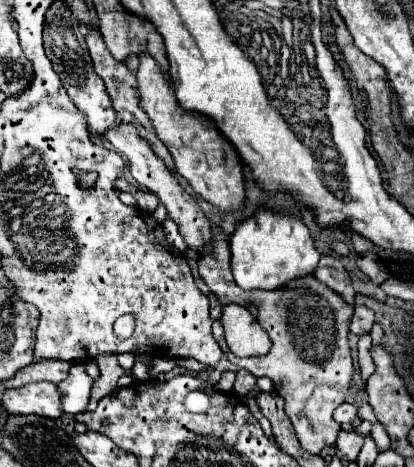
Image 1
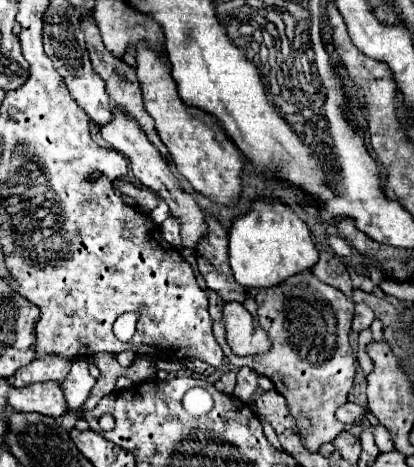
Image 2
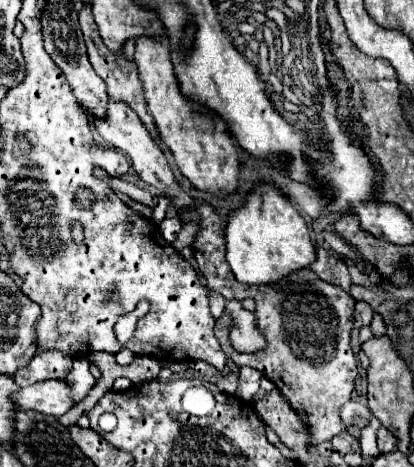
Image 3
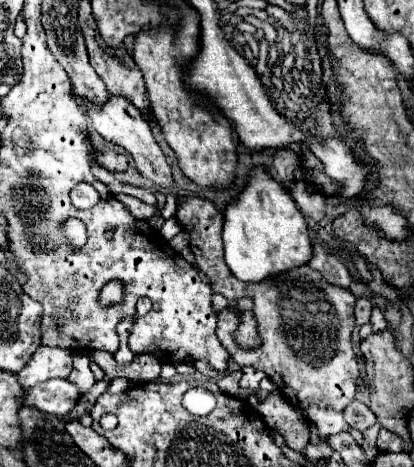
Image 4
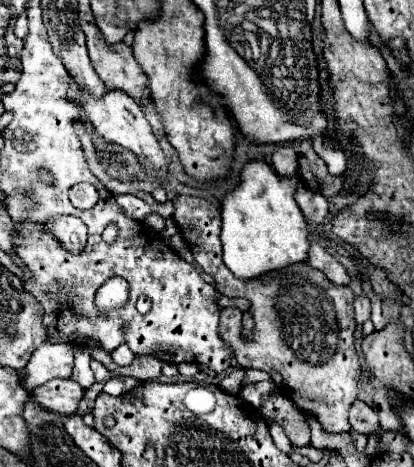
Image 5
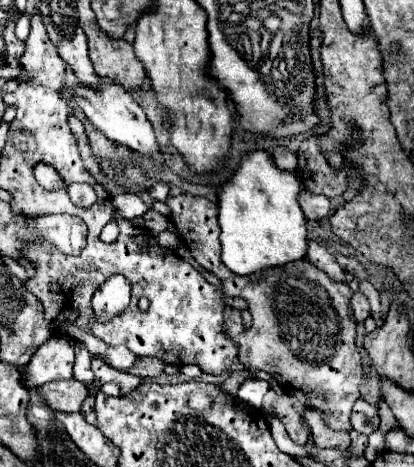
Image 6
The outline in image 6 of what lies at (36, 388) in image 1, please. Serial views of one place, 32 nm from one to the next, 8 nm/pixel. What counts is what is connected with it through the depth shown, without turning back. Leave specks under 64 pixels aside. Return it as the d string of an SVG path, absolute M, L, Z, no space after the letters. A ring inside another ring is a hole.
M56 380L40 386L42 396L46 398L52 410L60 412L78 412L82 402L88 398L88 386L80 380Z

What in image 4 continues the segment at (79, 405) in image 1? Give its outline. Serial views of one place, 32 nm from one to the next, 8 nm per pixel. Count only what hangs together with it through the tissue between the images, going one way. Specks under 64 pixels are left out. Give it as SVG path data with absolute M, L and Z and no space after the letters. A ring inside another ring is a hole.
M74 350L74 370L68 378L80 388L80 394L86 394L90 390L90 386L96 382L94 374L90 370L90 358L86 352Z

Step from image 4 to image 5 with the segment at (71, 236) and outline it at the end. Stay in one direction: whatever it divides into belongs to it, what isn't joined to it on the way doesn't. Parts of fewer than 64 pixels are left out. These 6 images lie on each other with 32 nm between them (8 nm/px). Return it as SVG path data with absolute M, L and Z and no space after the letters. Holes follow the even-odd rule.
M56 216L48 220L44 226L69 253L79 254L87 243L87 226L80 218Z

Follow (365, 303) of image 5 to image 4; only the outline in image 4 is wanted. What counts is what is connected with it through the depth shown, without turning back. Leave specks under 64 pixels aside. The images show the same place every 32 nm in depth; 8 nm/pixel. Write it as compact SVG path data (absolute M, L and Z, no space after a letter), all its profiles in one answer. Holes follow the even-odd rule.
M364 296L356 298L356 324L358 326L362 326L362 324L366 324L370 320L370 312L372 312L370 300L364 298Z

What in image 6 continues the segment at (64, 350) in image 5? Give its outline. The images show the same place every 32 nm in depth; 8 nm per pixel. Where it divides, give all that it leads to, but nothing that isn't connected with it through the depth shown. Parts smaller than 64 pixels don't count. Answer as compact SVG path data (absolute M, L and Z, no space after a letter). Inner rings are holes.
M54 334L46 344L38 348L38 352L28 362L26 366L28 378L24 378L24 384L32 388L32 386L42 386L52 380L72 378L74 344L76 342L72 338Z

